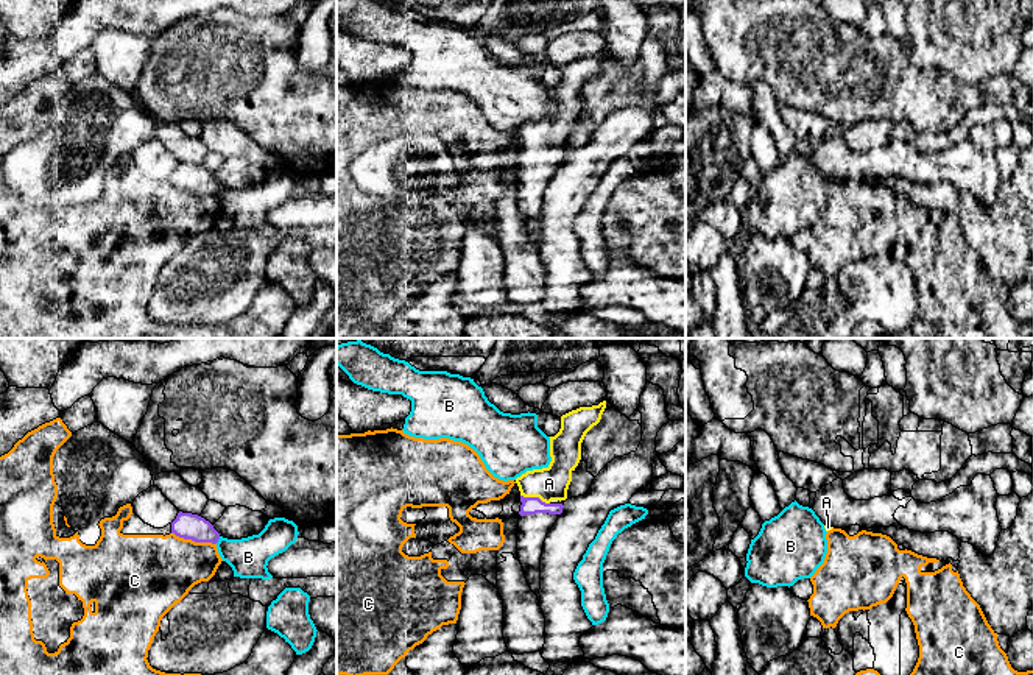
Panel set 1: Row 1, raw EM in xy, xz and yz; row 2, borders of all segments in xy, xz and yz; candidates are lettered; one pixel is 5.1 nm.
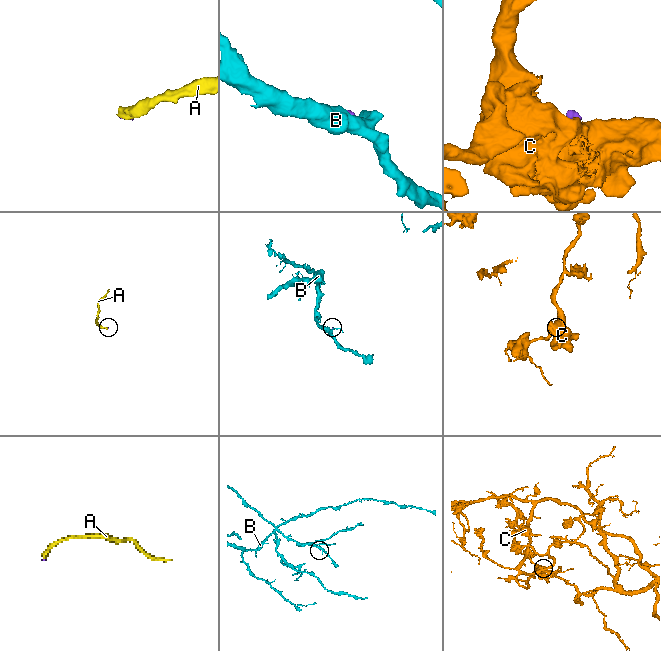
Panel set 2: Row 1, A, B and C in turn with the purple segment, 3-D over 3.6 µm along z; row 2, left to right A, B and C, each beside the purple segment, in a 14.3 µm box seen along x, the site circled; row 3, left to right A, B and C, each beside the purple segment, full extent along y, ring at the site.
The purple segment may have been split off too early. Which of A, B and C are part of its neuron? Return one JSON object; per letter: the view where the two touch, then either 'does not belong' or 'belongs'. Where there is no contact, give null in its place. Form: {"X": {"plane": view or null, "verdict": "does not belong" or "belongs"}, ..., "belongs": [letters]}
{"A": {"plane": "xz", "verdict": "belongs"}, "B": {"plane": "xy", "verdict": "does not belong"}, "C": {"plane": "xy", "verdict": "does not belong"}, "belongs": ["A"]}

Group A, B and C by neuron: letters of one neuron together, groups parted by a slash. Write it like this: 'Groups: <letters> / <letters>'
Groups: A / B / C

